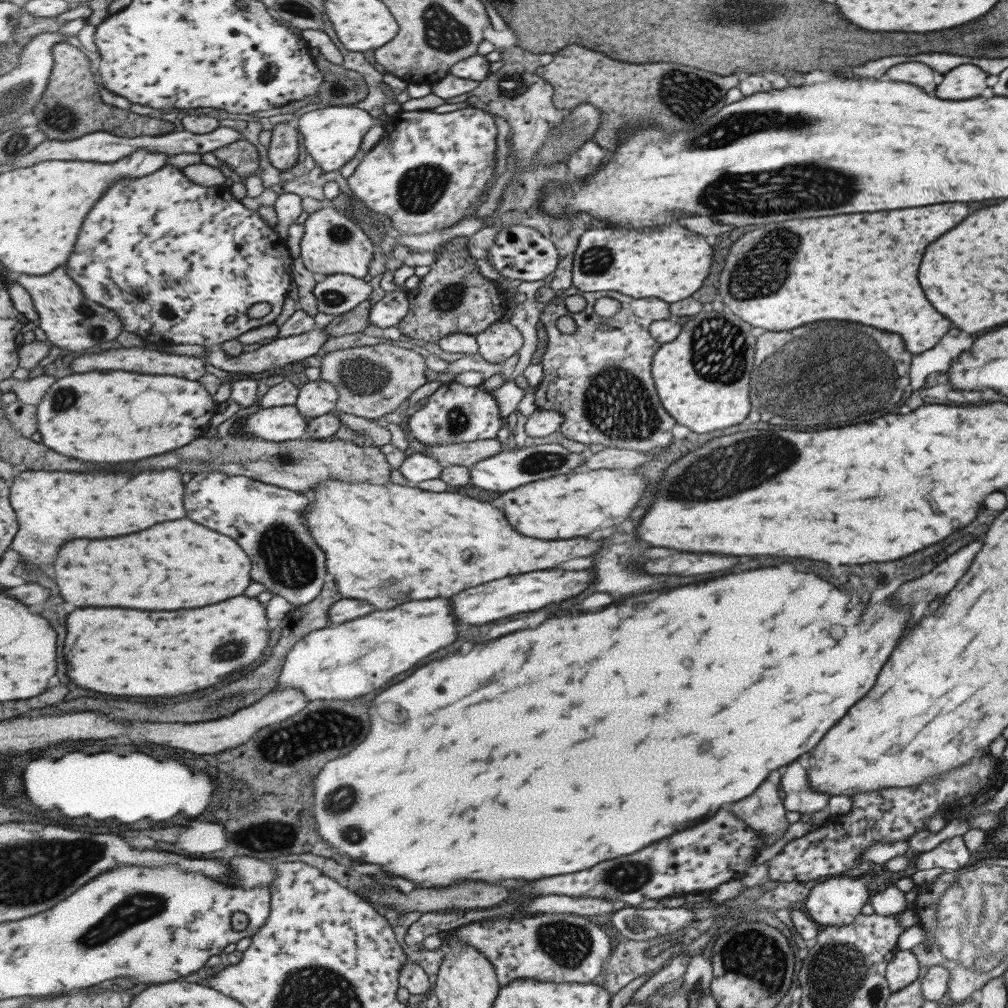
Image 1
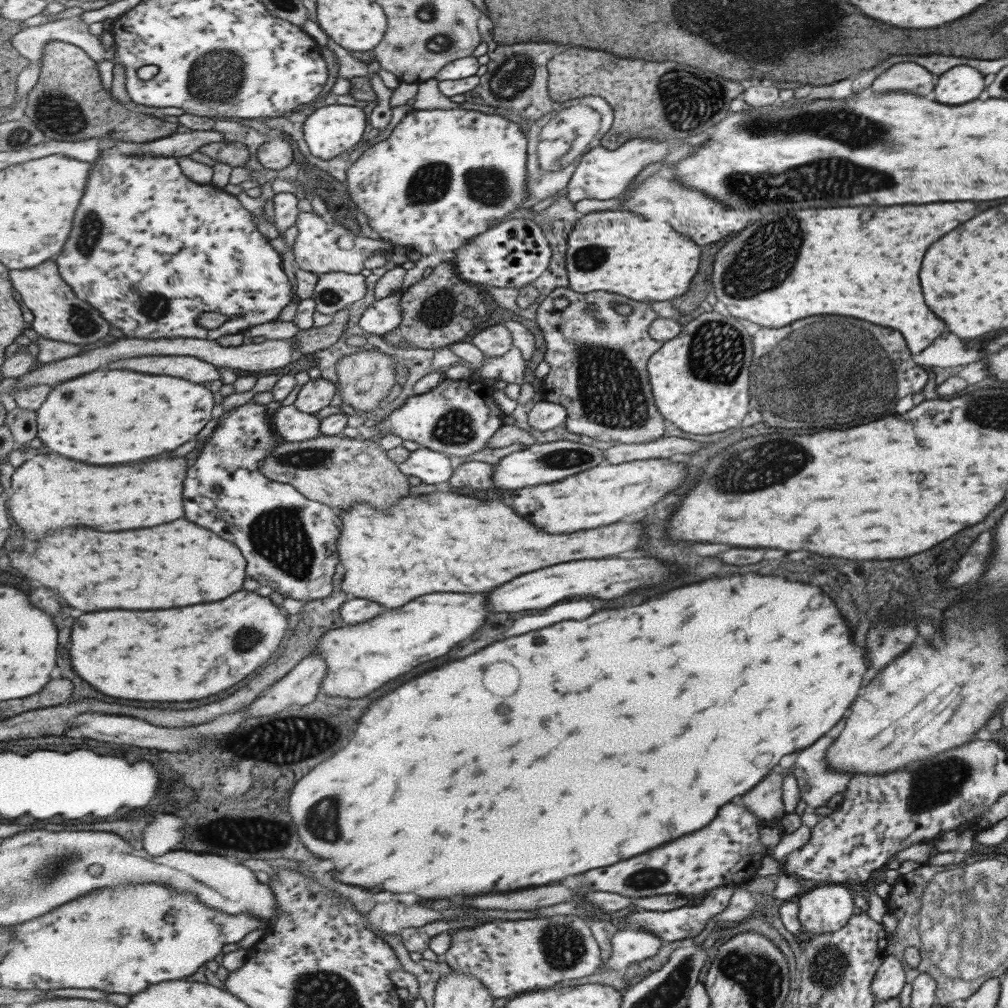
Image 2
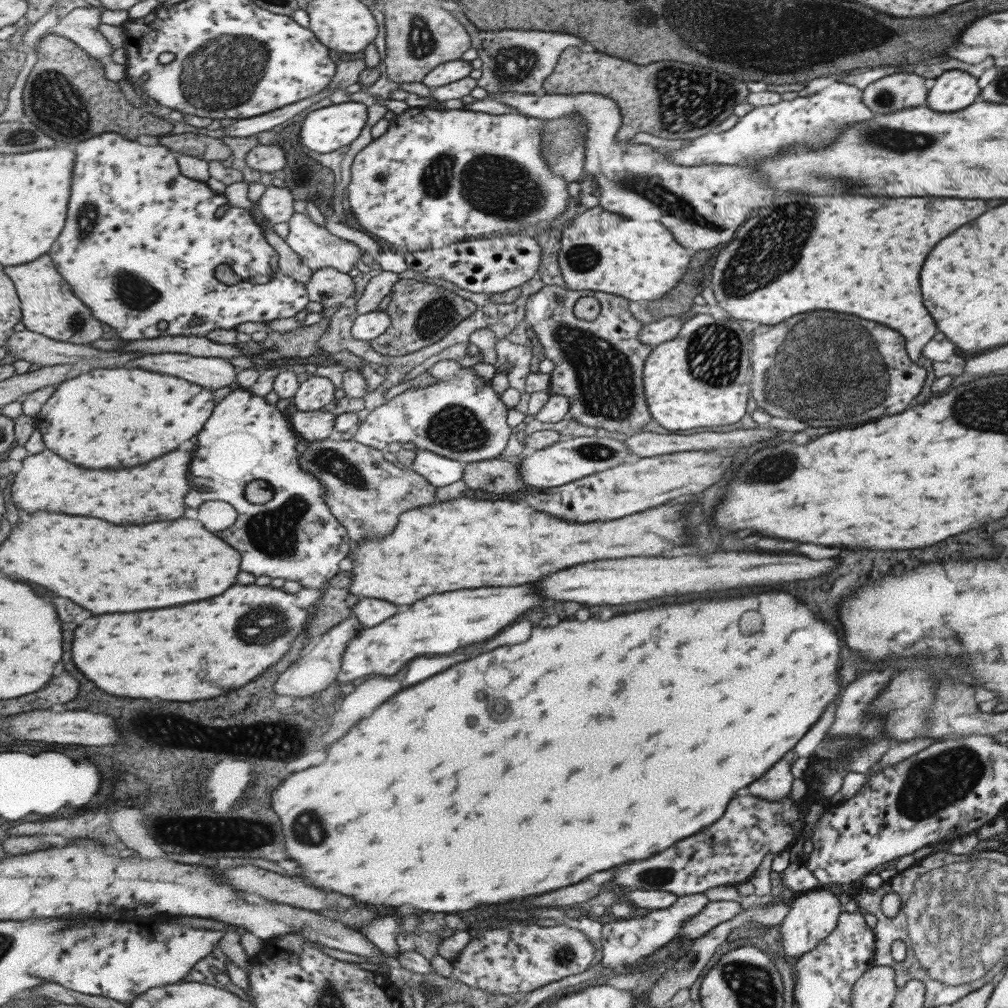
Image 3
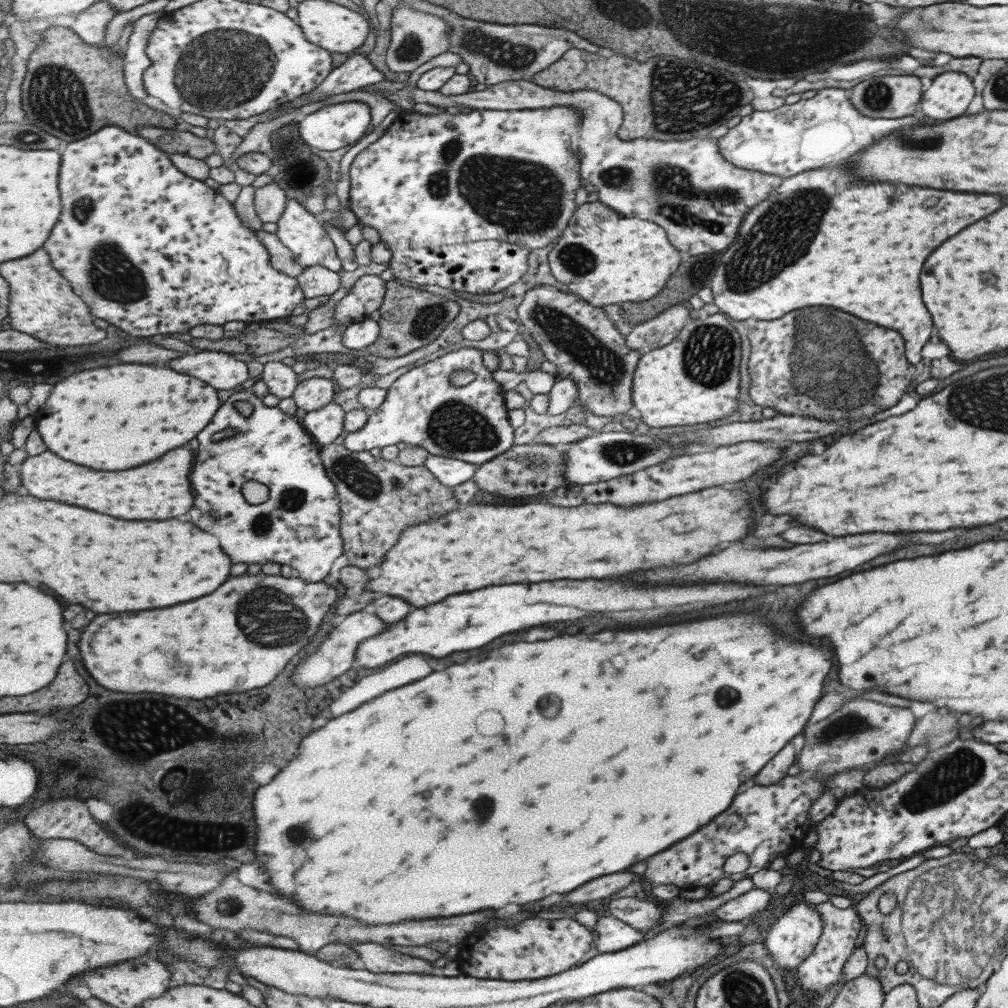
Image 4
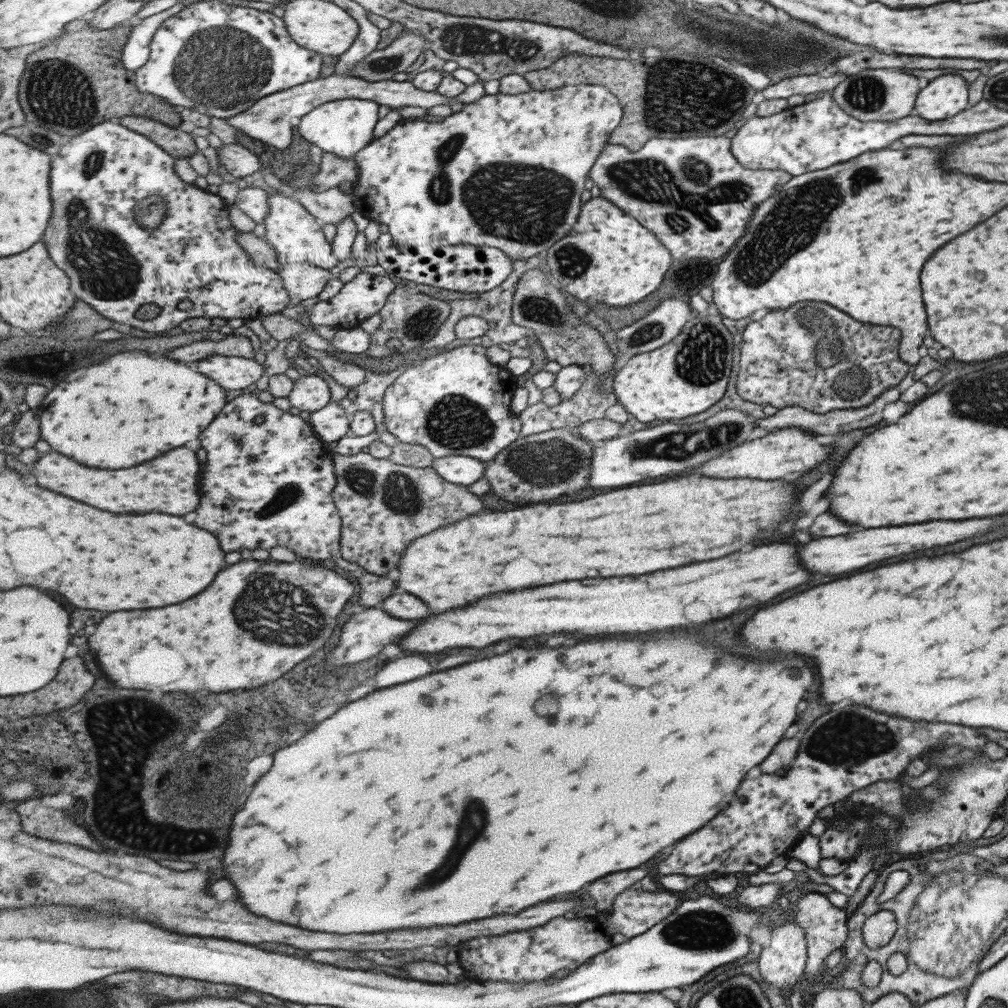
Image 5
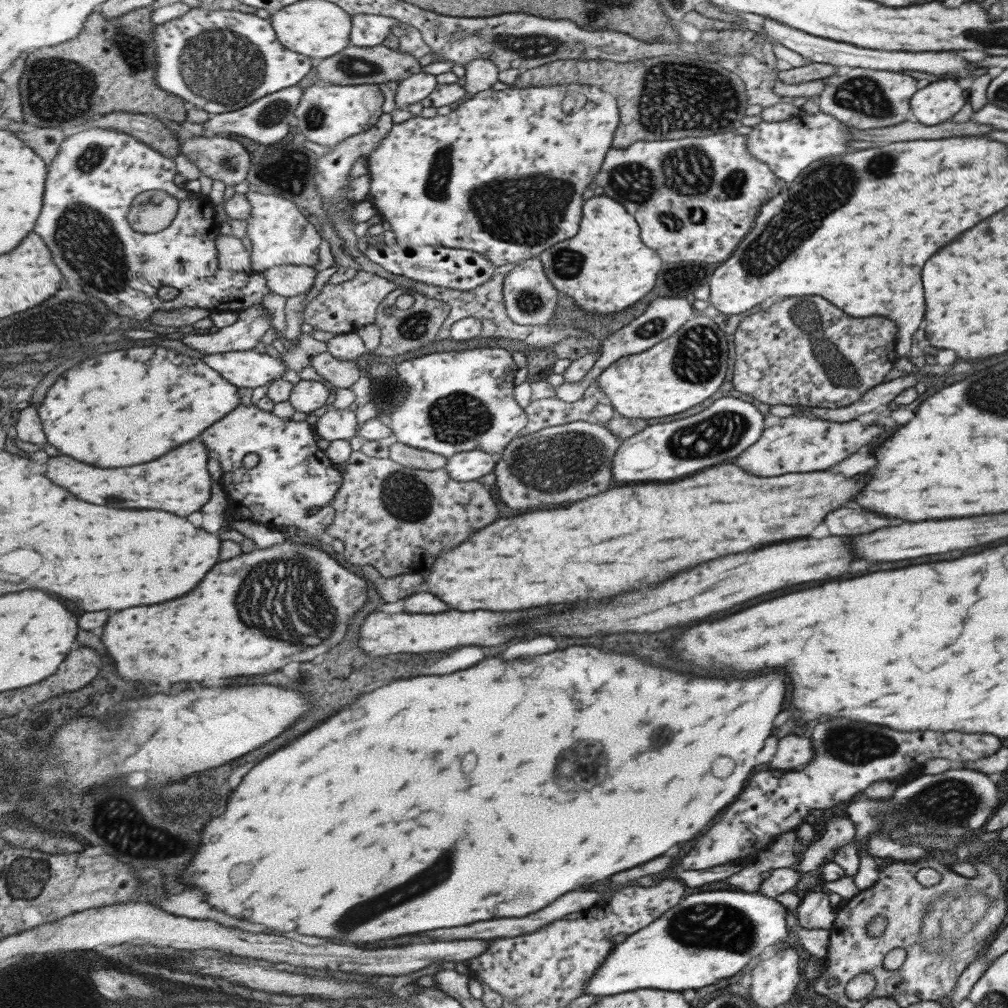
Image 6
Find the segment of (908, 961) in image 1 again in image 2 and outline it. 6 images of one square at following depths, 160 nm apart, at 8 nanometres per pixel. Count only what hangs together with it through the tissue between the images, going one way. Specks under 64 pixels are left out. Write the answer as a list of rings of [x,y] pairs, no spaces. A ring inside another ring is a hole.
[[[887,955],[874,972],[870,980],[870,992],[878,1003],[893,998],[901,992],[905,984],[903,961],[893,955]]]

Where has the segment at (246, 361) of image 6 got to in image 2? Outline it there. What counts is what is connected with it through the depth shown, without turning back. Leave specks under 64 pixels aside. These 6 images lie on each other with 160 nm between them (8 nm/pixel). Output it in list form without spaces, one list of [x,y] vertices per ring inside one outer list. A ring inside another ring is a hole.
[[[143,356],[113,362],[109,368],[129,368],[137,372],[163,372],[165,376],[183,376],[185,380],[195,380],[195,384],[205,384],[221,378],[219,367],[203,362],[193,356]]]

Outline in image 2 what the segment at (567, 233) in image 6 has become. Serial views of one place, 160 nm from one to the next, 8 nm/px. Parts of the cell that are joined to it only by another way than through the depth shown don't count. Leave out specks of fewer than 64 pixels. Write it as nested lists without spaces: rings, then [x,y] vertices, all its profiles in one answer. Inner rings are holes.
[[[466,109],[451,110],[411,110],[407,112],[404,119],[392,130],[390,136],[363,151],[361,156],[351,164],[348,170],[348,190],[353,202],[366,215],[368,224],[375,232],[379,233],[382,239],[389,240],[398,246],[405,246],[412,250],[419,251],[421,258],[415,262],[415,268],[407,269],[405,280],[403,280],[404,290],[422,279],[423,270],[426,267],[436,267],[444,261],[454,261],[454,251],[462,247],[463,242],[473,239],[495,227],[499,223],[503,223],[509,214],[521,210],[528,198],[528,173],[527,173],[527,146],[529,146],[529,138],[523,132],[521,124],[507,120],[503,116],[496,114],[485,114],[483,112]]]

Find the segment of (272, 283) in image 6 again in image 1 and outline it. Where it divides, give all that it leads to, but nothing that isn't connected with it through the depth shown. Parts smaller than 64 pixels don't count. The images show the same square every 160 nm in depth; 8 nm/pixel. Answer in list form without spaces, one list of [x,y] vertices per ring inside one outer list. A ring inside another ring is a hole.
[[[331,275],[318,279],[314,293],[320,312],[337,317],[367,301],[373,289],[369,278]]]

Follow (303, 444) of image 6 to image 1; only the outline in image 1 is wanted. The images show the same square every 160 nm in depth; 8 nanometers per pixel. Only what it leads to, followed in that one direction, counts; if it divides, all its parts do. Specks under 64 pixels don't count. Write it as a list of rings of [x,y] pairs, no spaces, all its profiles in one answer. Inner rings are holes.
[[[219,471],[198,472],[187,484],[187,516],[239,540],[255,562],[251,572],[255,582],[264,584],[267,591],[283,596],[297,608],[318,599],[330,578],[327,553],[303,522],[309,504],[311,499],[303,493]]]

